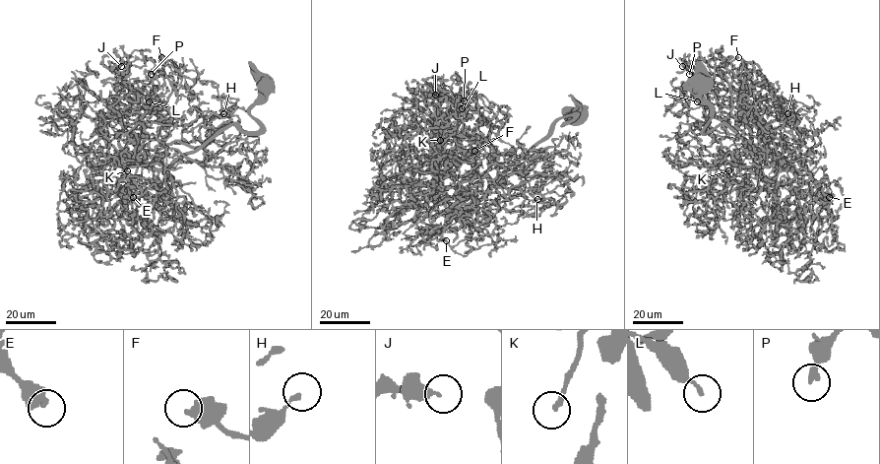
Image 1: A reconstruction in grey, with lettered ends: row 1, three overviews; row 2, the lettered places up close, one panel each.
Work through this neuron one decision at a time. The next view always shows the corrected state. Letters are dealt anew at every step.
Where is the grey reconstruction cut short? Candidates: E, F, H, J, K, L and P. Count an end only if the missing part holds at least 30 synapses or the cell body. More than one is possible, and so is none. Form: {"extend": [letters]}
{"extend": []}

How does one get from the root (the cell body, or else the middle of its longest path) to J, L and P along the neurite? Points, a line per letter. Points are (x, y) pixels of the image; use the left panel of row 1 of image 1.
J: (264, 82), (250, 109), (259, 130), (227, 125), (150, 168), (119, 144), (130, 100), (111, 68), (121, 66)
L: (264, 82), (250, 109), (259, 130), (227, 125), (165, 168), (125, 150), (140, 134), (138, 94), (149, 101)
P: (264, 82), (250, 109), (259, 130), (227, 125), (150, 168), (119, 136), (176, 101), (167, 77), (151, 74)

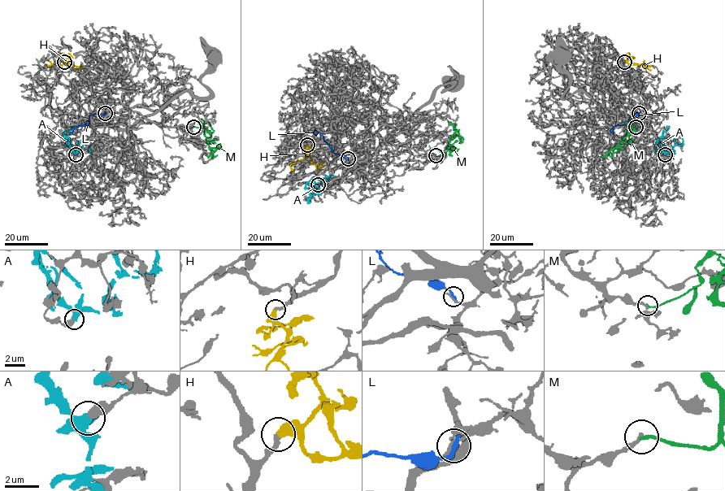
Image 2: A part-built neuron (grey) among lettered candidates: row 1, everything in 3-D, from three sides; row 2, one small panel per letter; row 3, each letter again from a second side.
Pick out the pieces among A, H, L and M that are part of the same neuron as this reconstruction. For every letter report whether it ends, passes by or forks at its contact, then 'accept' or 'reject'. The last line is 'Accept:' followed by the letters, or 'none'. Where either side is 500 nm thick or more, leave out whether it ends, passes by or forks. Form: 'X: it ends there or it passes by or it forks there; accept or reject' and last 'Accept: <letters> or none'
A: reject
H: accept
L: it ends there; reject
M: it ends there; reject
Accept: H

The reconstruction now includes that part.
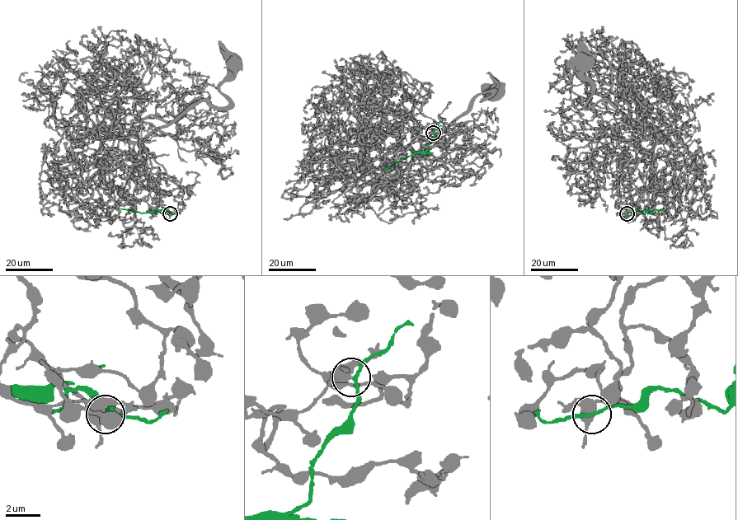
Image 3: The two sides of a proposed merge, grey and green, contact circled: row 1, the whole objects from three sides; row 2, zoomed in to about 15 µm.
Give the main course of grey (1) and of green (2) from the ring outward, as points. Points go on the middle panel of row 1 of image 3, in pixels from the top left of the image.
1: (432, 133), (418, 137), (416, 151), (364, 163), (401, 172), (478, 95), (495, 90)
2: (433, 133), (426, 150), (416, 152), (383, 170)

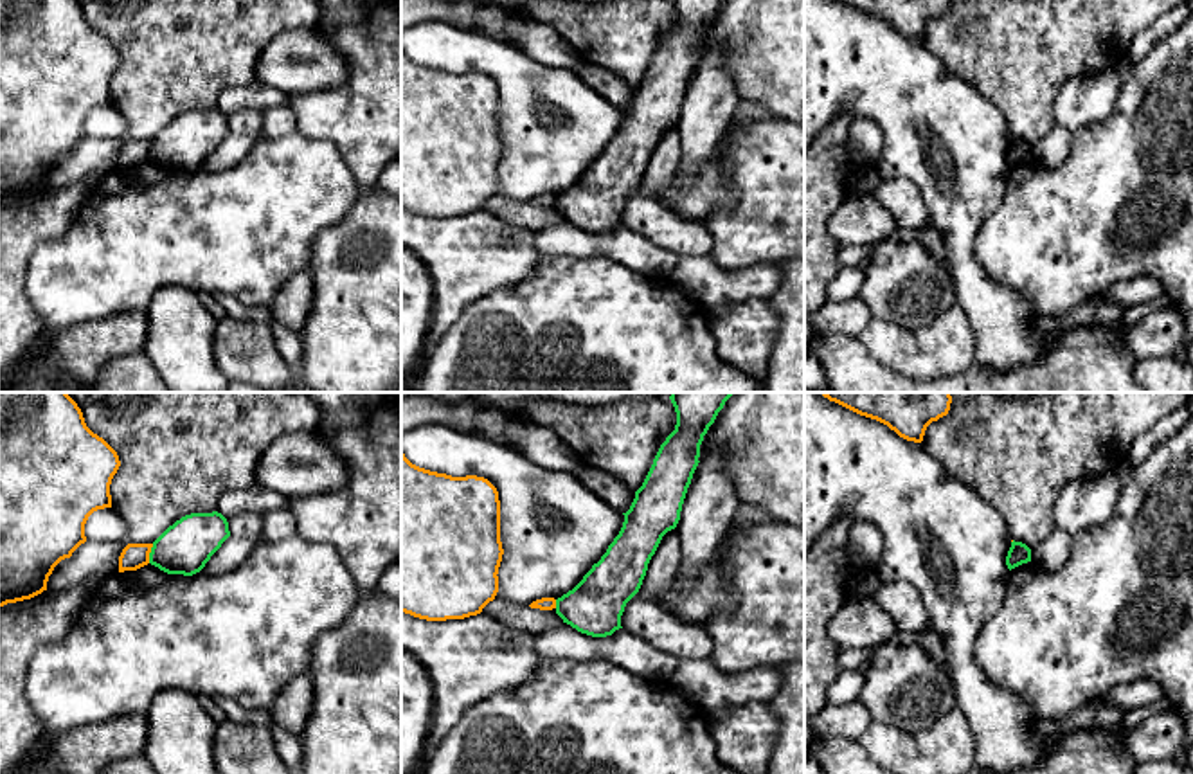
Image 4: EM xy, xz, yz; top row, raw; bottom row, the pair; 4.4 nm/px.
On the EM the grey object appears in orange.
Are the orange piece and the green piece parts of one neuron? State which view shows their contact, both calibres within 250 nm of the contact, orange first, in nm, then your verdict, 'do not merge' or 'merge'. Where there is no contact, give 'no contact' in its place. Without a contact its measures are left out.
xy | 120/240 nm | do not merge

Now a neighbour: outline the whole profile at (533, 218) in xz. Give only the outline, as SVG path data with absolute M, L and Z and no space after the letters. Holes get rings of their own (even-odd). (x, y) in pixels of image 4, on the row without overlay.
M498 196L489 198L480 211L495 214L507 225L538 232L552 223L563 221L563 216L552 207L540 207L531 203L511 203Z

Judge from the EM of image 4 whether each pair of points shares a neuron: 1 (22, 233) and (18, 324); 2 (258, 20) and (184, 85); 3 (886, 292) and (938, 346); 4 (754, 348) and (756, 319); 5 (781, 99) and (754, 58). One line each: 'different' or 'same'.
1: same
2: same
3: different
4: same
5: same

